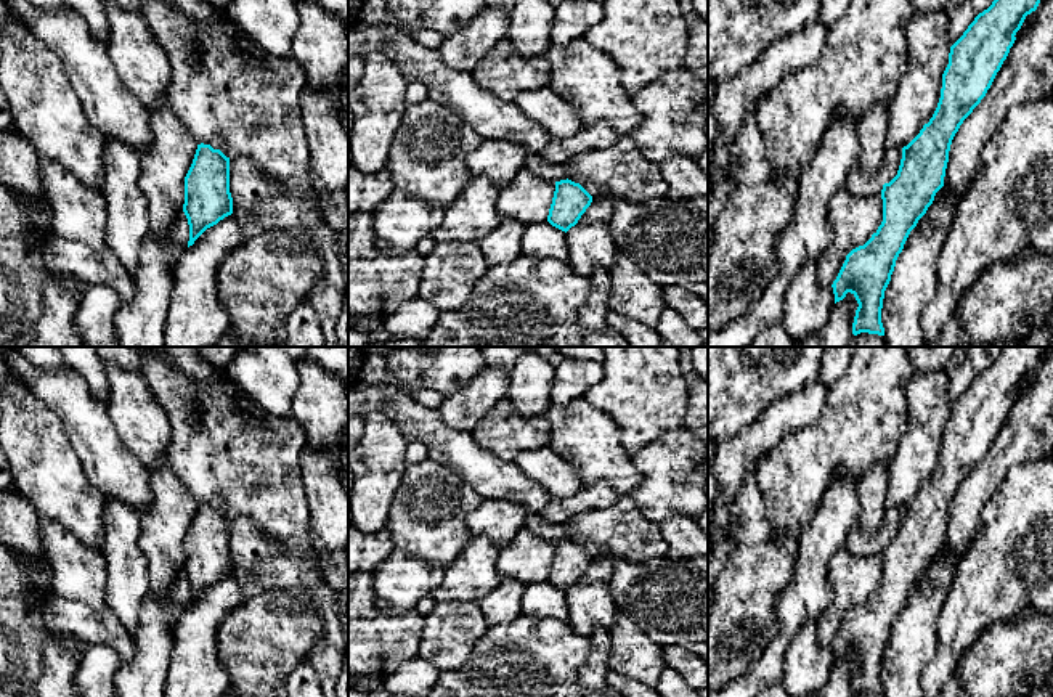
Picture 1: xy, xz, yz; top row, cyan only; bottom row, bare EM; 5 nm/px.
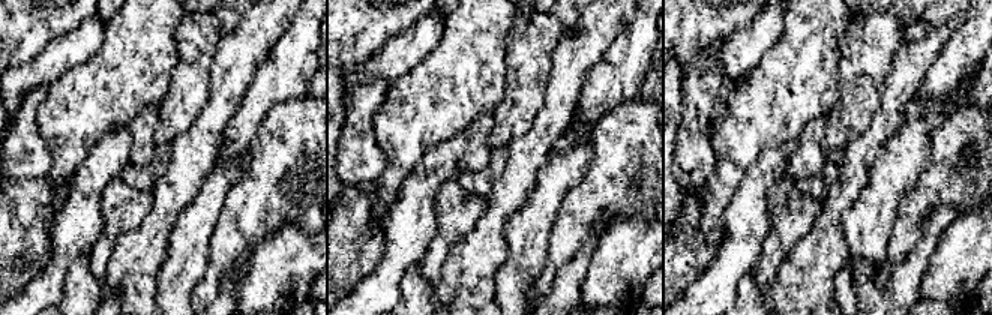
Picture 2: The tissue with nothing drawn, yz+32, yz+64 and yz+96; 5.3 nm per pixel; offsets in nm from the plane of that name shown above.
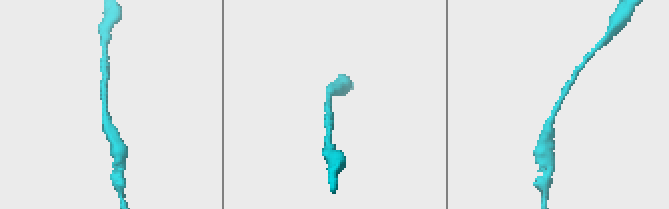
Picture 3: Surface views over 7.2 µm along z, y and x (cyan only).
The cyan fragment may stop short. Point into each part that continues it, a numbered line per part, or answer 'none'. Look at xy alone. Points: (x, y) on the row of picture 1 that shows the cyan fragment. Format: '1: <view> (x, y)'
none

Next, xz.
none

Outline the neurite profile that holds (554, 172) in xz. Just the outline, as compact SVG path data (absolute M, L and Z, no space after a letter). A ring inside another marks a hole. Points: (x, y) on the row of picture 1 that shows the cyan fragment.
M395 24L348 29L348 56L382 53L393 61L408 82L422 84L432 101L457 112L483 140L522 145L530 159L525 169L551 180L568 178L565 165L549 164L539 151L549 141L546 130L509 103L477 85L469 71L446 66L438 51L416 42Z

